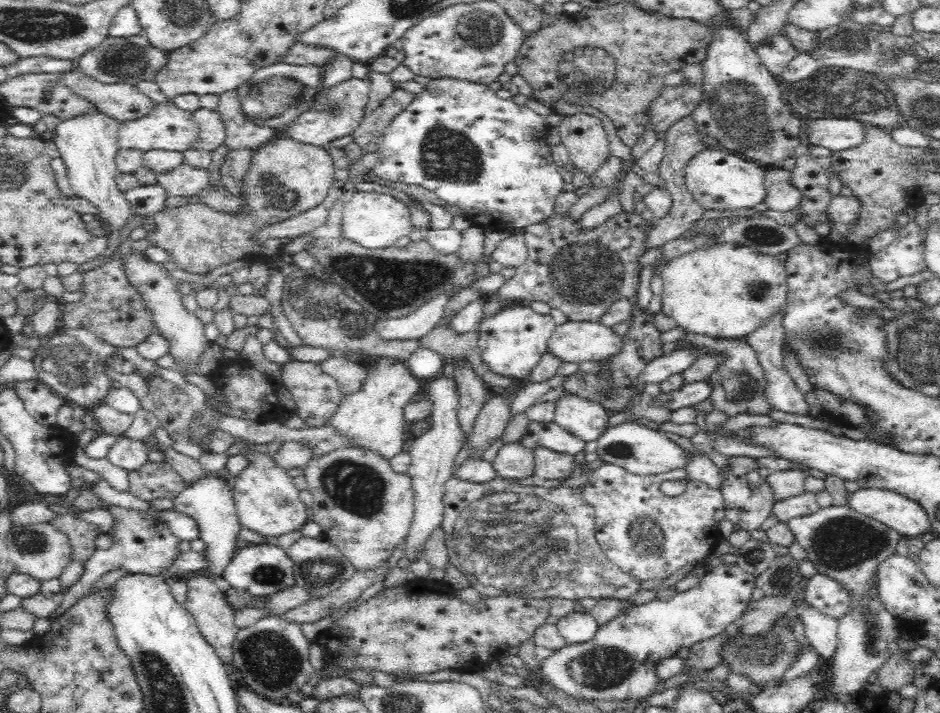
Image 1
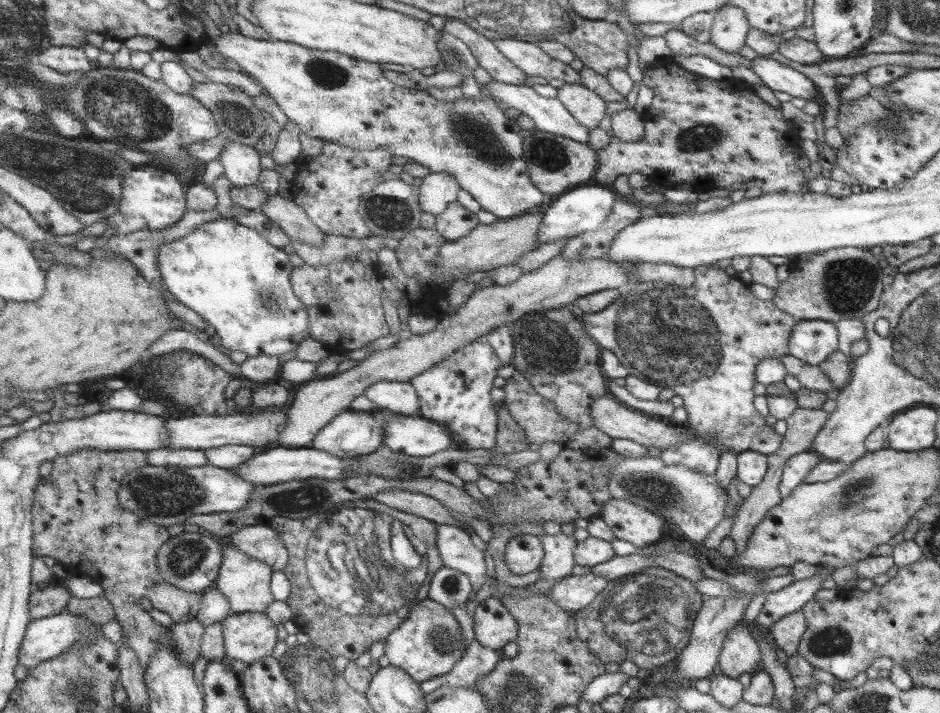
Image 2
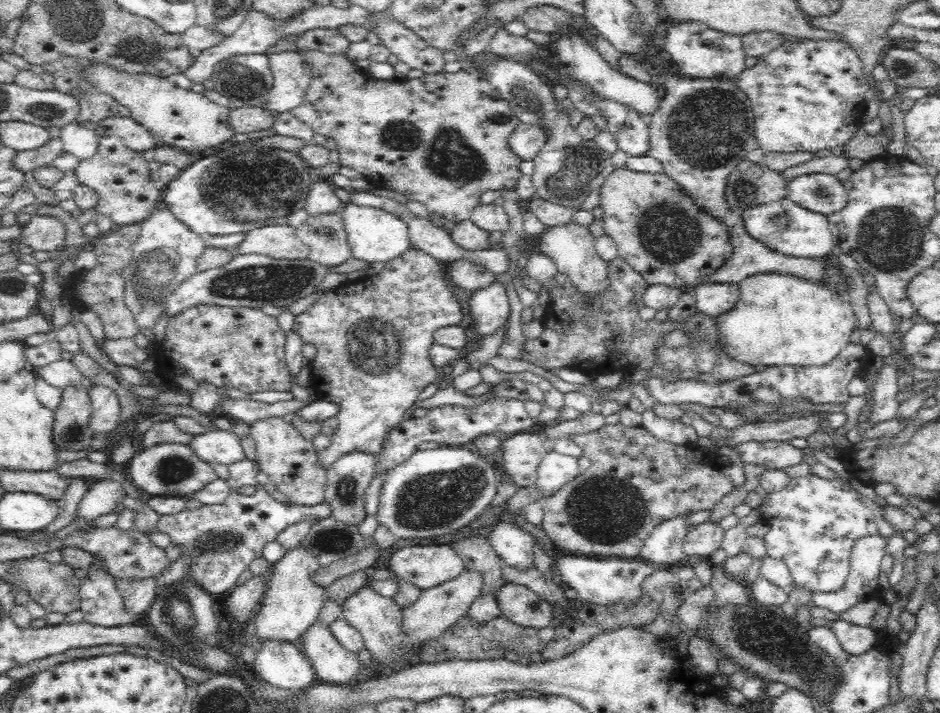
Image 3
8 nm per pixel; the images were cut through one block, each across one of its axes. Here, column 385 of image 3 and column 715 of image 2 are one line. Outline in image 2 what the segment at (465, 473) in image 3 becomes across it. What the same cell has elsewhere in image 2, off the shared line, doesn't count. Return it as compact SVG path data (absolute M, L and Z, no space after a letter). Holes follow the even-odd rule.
M619 456L619 464L608 470L608 489L612 498L626 500L652 511L667 520L678 524L688 540L703 542L720 520L726 518L725 508L729 500L727 491L716 474L702 474L691 467L667 466L662 458L644 456L625 458Z

